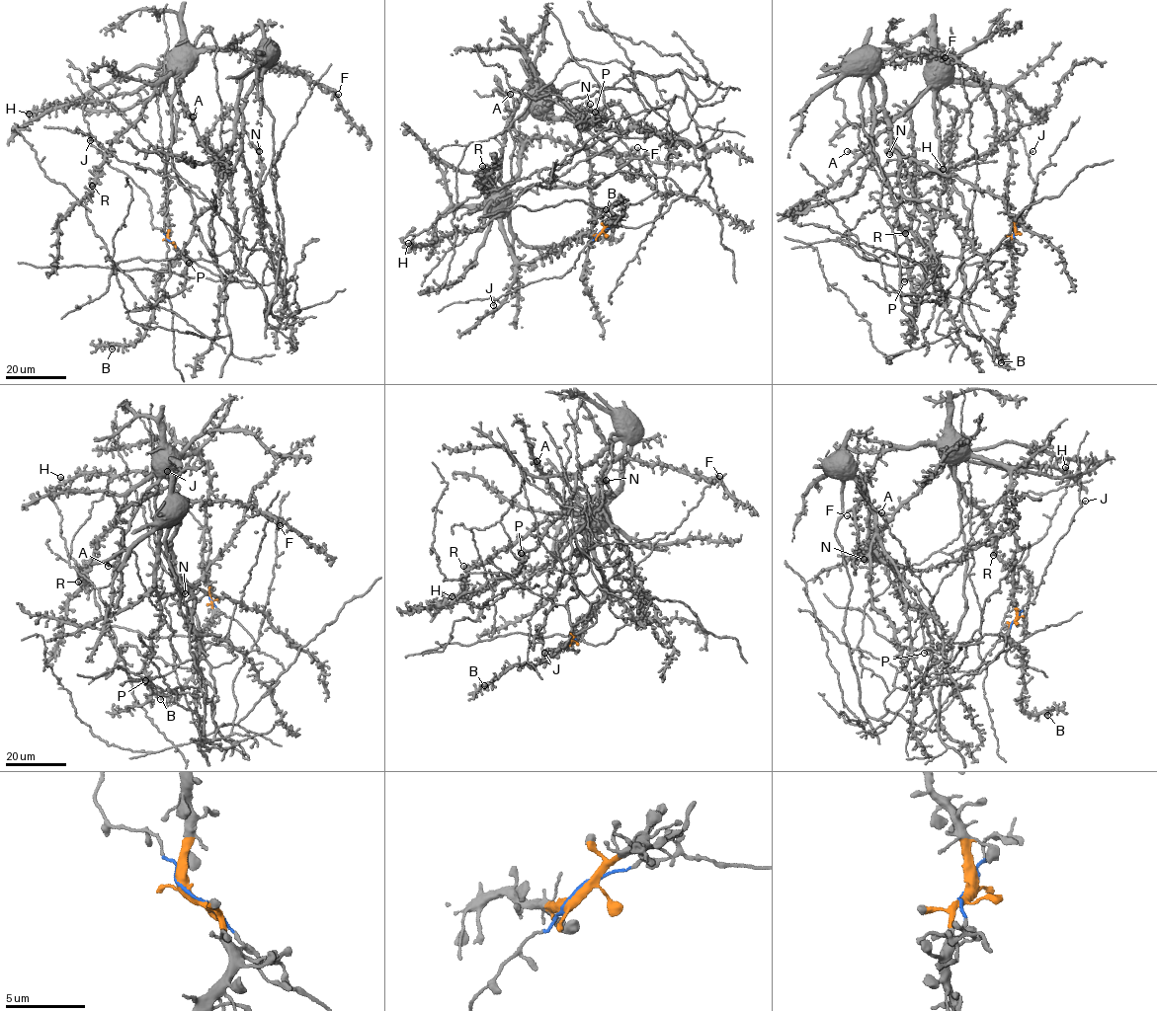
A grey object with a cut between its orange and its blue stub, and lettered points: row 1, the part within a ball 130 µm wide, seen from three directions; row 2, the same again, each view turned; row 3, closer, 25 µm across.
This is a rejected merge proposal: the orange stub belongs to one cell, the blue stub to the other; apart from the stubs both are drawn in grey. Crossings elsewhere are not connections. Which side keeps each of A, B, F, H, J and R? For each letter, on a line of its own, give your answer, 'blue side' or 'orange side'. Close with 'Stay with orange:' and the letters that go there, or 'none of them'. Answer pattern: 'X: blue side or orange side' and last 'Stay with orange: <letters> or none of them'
A: orange side
B: orange side
F: orange side
H: orange side
J: blue side
R: orange side
Stay with orange: A, B, F, H, R

